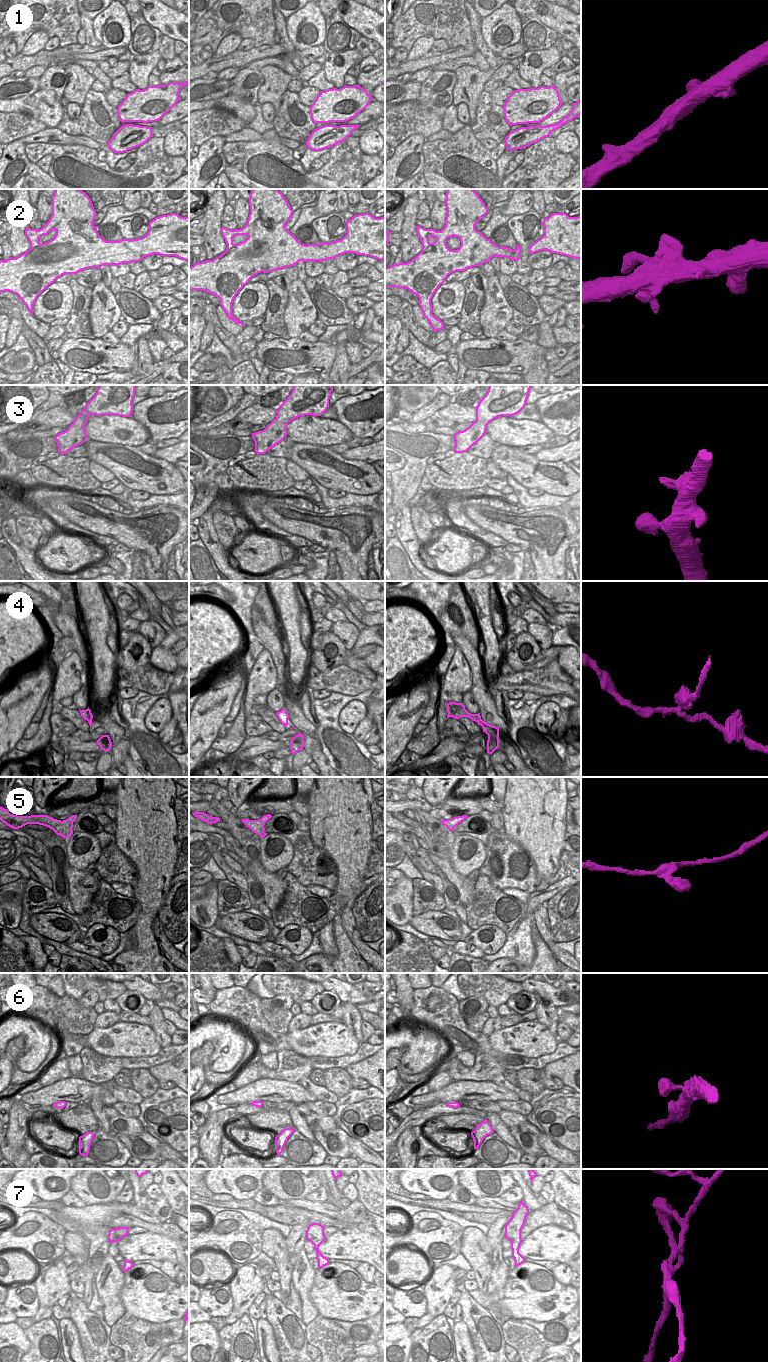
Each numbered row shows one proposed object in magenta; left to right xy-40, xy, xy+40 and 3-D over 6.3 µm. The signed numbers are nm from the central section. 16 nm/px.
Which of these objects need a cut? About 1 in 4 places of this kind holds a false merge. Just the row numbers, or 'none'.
4, 7

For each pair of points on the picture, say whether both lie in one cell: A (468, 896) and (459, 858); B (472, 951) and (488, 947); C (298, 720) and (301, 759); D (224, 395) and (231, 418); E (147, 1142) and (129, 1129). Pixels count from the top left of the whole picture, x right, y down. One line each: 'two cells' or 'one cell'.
A: two cells
B: two cells
C: two cells
D: two cells
E: two cells

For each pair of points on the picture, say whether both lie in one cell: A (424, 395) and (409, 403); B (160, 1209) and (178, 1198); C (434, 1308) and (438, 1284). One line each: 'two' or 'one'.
A: one
B: two
C: one

